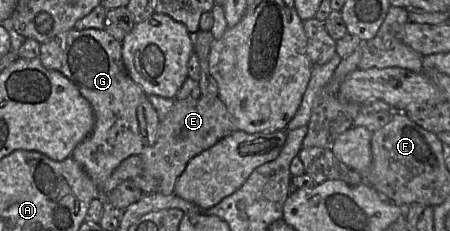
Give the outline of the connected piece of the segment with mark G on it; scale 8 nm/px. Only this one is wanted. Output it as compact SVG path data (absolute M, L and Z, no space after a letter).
M105 29L69 30L41 43L39 58L43 66L61 72L90 102L95 125L72 153L99 190L122 161L140 155L144 142L137 118L138 105L146 99L143 89L130 77L122 59L122 44Z

